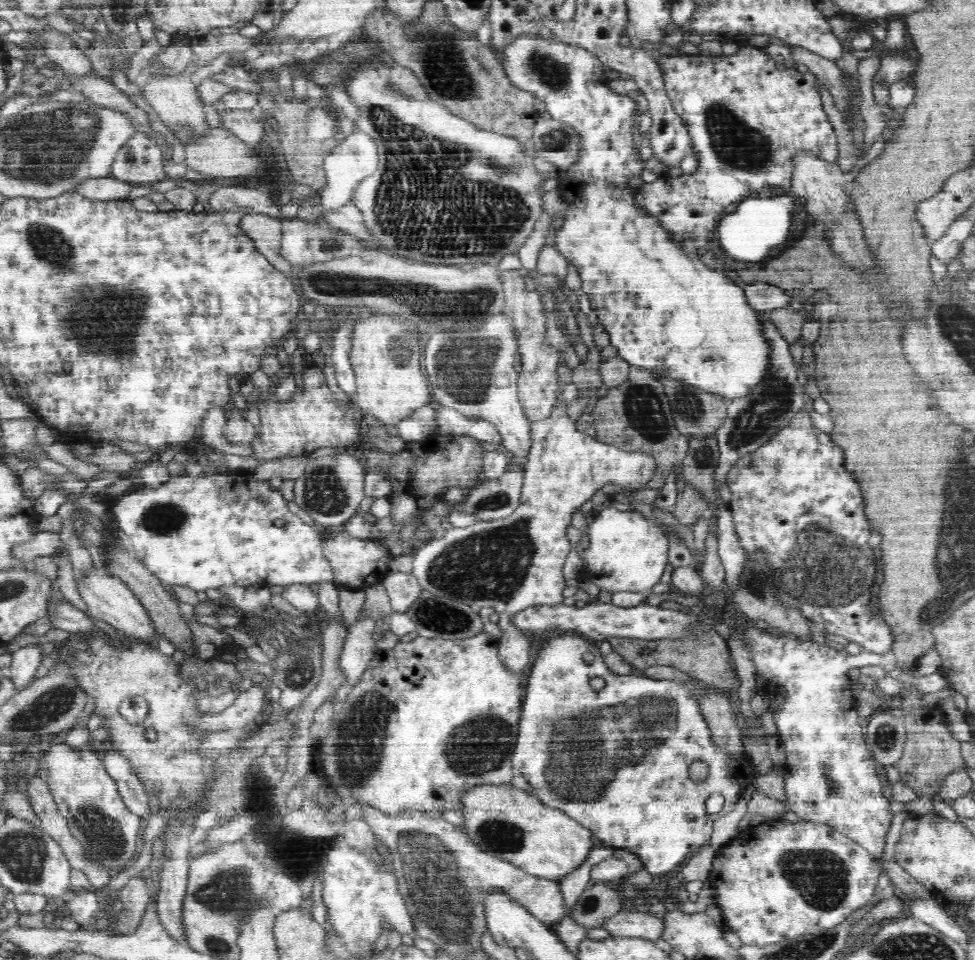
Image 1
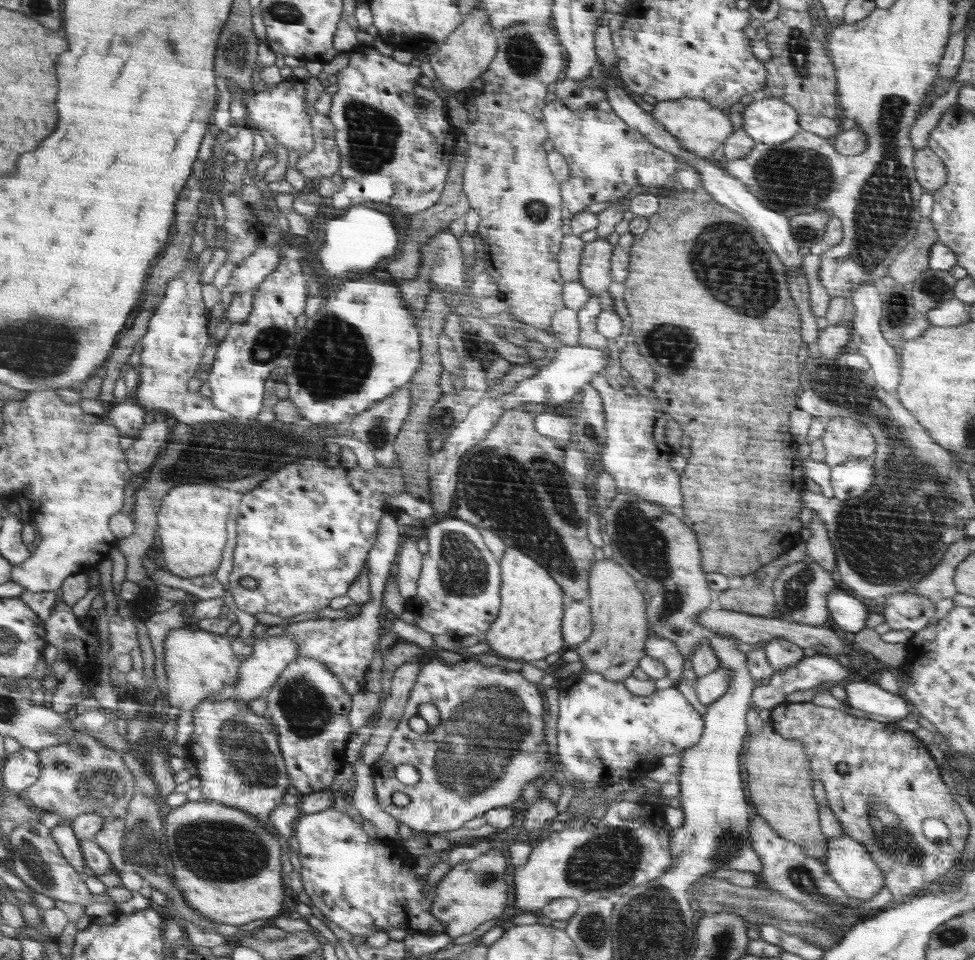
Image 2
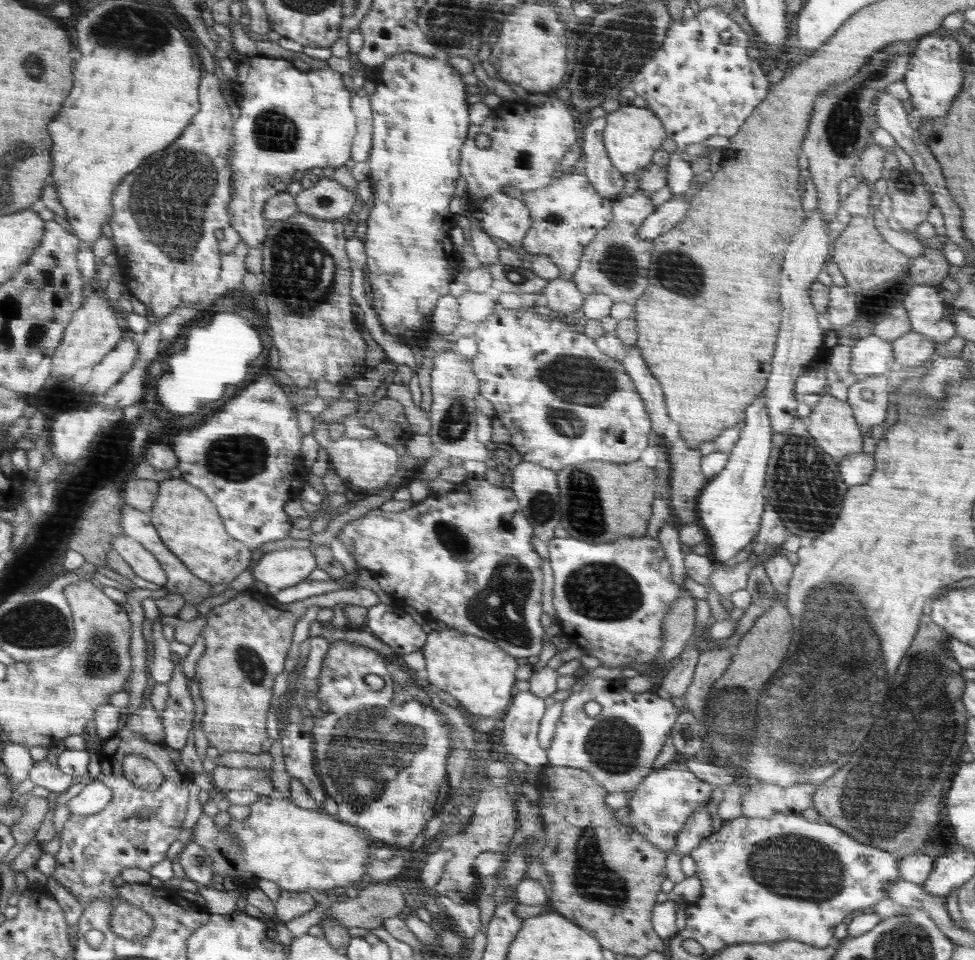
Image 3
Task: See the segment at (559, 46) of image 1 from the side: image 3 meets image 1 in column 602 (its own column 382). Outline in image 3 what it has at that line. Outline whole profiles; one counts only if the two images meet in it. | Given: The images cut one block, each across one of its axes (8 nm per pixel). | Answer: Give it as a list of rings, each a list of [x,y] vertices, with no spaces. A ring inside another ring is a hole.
[[[402,52],[387,58],[378,68],[380,74],[374,74],[372,80],[376,84],[376,91],[368,96],[373,111],[373,143],[369,158],[366,160],[370,167],[367,178],[371,186],[375,188],[374,206],[370,210],[364,210],[364,216],[367,221],[368,229],[365,236],[365,252],[368,254],[368,266],[365,269],[368,282],[372,284],[372,294],[374,302],[371,304],[374,312],[377,312],[380,324],[386,332],[404,344],[410,344],[422,336],[430,334],[433,330],[433,310],[442,296],[454,288],[454,280],[458,280],[458,273],[462,273],[462,248],[452,244],[450,232],[457,227],[459,217],[458,212],[451,210],[452,202],[459,200],[458,197],[458,180],[462,180],[461,175],[461,152],[466,140],[469,137],[470,125],[474,120],[470,120],[470,84],[466,84],[466,73],[449,64],[446,56],[439,55],[436,57],[424,56],[413,52]]]

